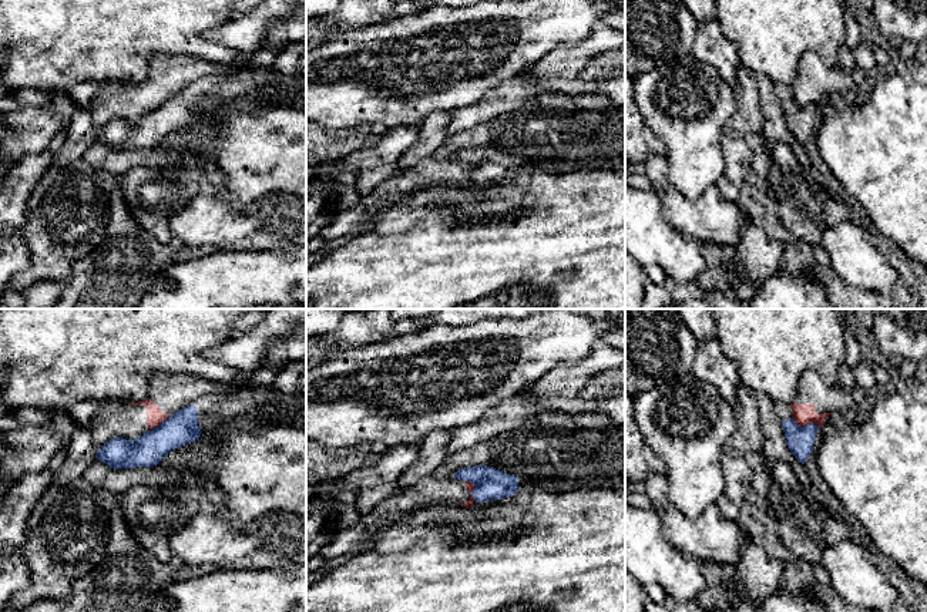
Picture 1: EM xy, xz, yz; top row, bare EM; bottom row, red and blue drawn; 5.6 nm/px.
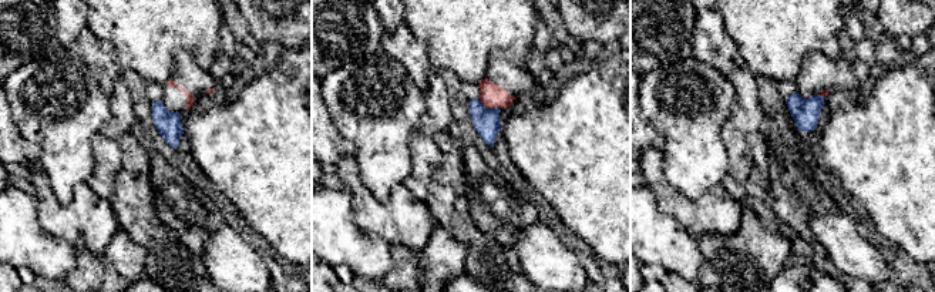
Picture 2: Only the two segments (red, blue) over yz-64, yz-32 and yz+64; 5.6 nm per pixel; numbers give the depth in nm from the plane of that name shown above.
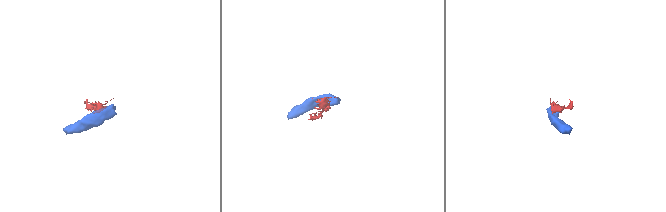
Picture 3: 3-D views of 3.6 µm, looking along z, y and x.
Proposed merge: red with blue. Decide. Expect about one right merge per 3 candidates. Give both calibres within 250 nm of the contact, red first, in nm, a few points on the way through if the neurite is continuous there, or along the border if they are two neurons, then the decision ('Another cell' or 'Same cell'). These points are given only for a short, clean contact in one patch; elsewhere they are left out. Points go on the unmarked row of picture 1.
Thickness 120 nm (red) against 150 nm. Boundary: yz (792, 98), (800, 107), (810, 104), (819, 107). Another cell

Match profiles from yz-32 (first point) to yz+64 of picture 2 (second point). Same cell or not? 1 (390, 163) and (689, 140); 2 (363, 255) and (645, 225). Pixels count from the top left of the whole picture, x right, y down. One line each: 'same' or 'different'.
1: same
2: same

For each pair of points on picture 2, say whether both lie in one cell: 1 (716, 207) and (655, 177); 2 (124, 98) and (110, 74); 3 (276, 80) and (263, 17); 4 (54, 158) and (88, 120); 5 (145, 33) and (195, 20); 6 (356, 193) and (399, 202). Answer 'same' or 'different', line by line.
1: same
2: different
3: different
4: same
5: same
6: same

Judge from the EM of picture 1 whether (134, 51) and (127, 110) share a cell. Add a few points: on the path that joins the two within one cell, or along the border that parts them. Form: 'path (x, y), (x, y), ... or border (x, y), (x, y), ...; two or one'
border (150, 56), (150, 70), (144, 80), (108, 83); two

